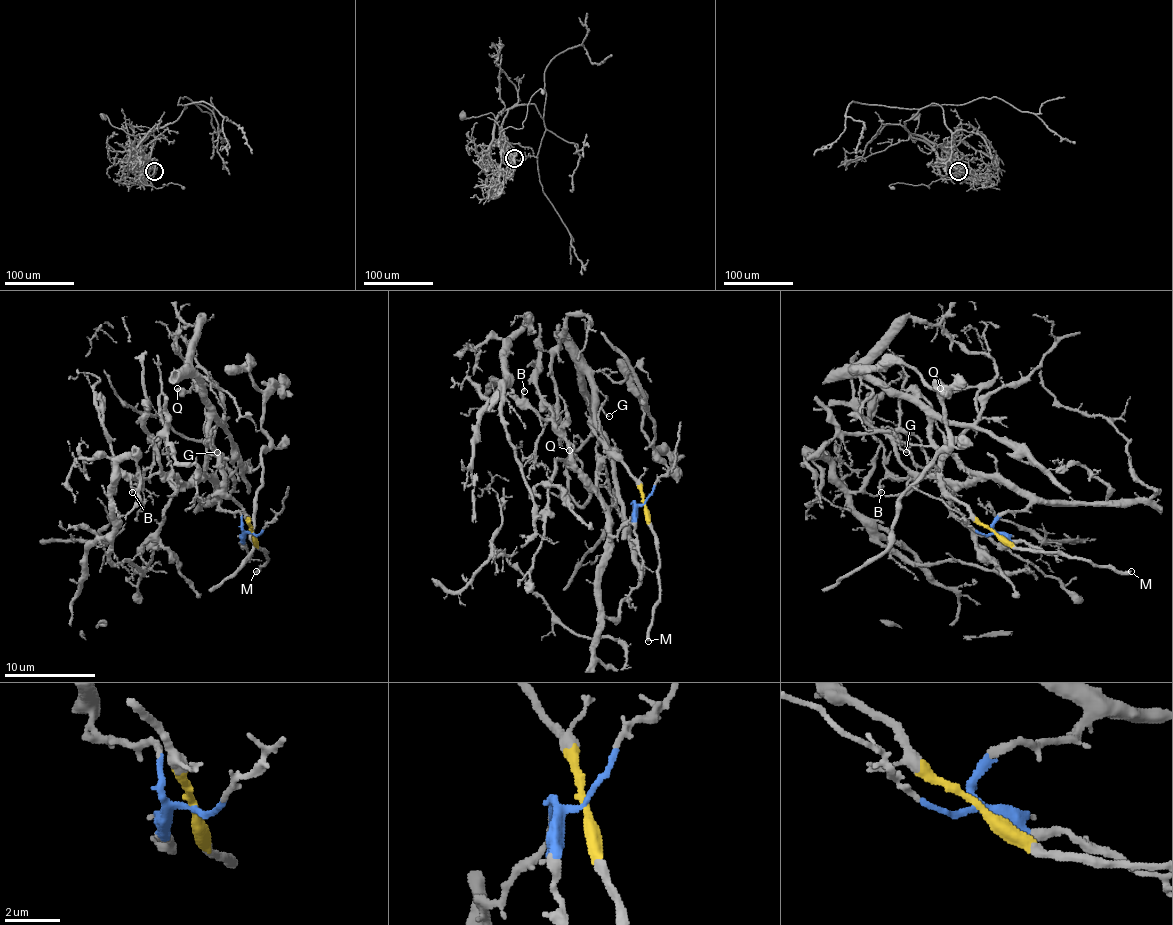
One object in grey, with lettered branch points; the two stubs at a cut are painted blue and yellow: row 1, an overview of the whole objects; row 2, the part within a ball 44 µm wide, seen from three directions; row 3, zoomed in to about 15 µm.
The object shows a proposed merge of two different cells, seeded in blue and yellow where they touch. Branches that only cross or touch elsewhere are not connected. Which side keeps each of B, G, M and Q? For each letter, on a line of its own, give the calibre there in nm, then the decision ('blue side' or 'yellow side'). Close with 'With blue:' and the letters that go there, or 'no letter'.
B: 180 nm thick; blue side
G: 120 nm thick; yellow side
M: 280 nm thick; yellow side
Q: 440 nm thick; blue side
With blue: B, Q

